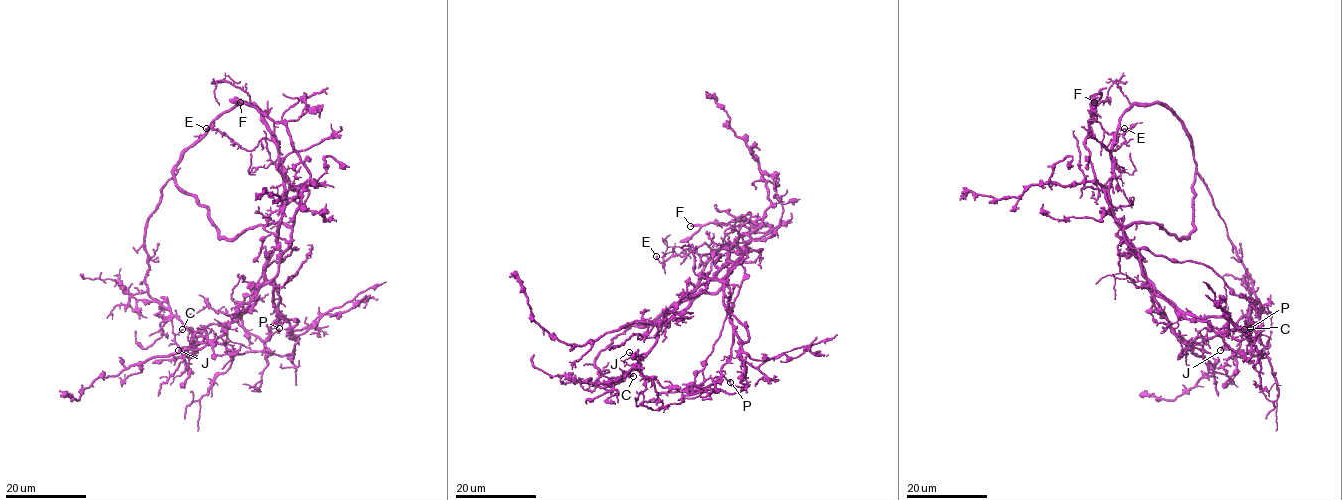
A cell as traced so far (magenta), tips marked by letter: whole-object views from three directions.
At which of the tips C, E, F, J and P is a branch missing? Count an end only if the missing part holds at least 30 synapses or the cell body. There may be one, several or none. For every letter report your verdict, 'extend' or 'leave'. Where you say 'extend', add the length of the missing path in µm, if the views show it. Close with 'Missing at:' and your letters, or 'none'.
C: leave
E: leave
F: extend; missing 50 µm
J: leave
P: leave
Missing at: F

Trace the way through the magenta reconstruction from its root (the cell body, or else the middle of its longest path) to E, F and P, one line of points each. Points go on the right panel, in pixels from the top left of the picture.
E: (1149, 285), (1109, 194), (1111, 145), (1117, 138), (1115, 150), (1124, 141), (1130, 128), (1124, 128)
F: (1149, 285), (1139, 259), (1126, 242), (1123, 226), (1095, 177), (1085, 145), (1094, 102)
P: (1149, 285), (1182, 311), (1198, 318), (1227, 318), (1244, 333), (1250, 328)

